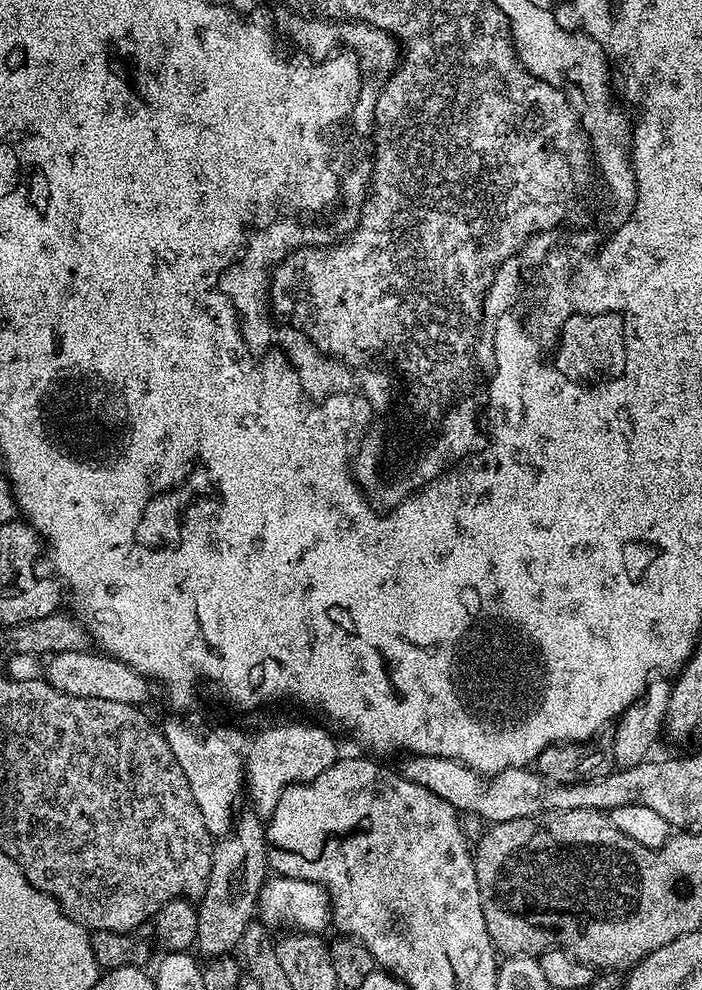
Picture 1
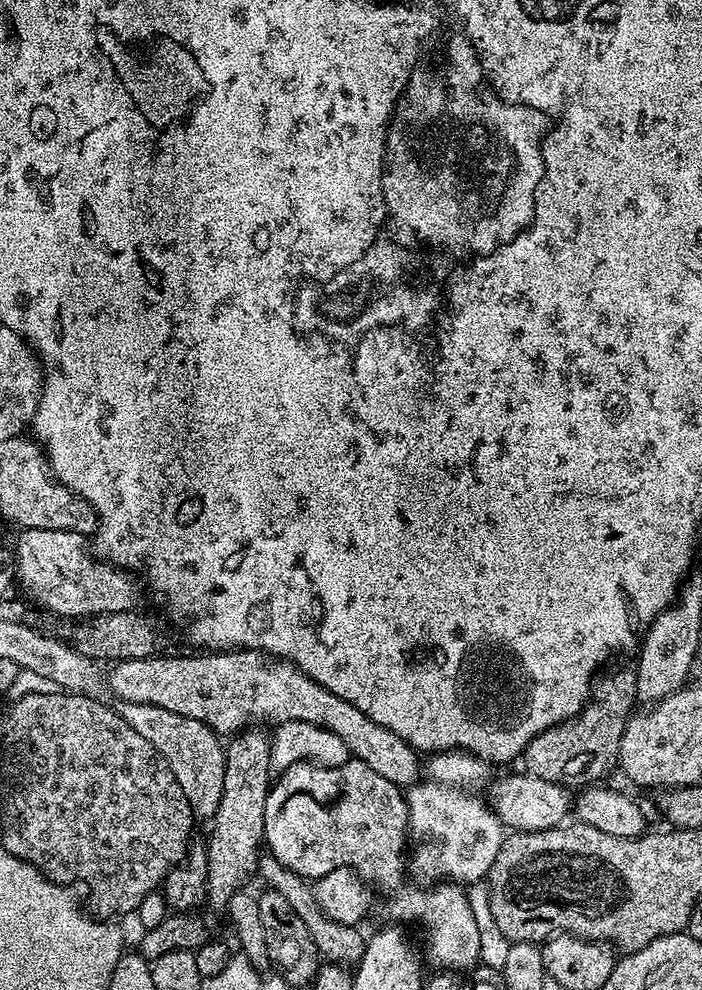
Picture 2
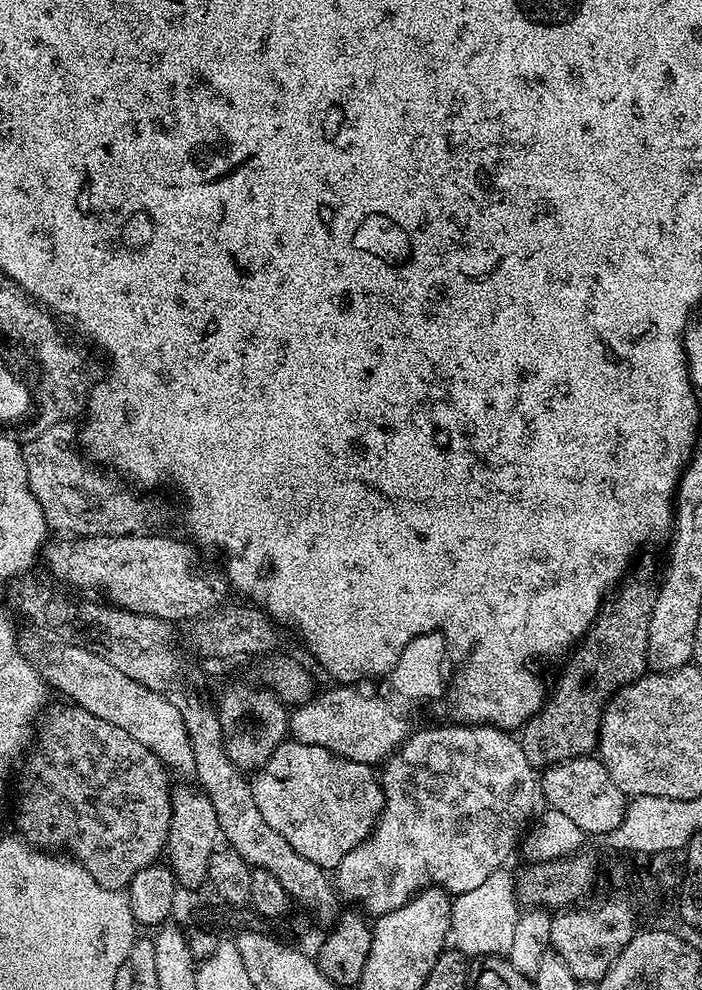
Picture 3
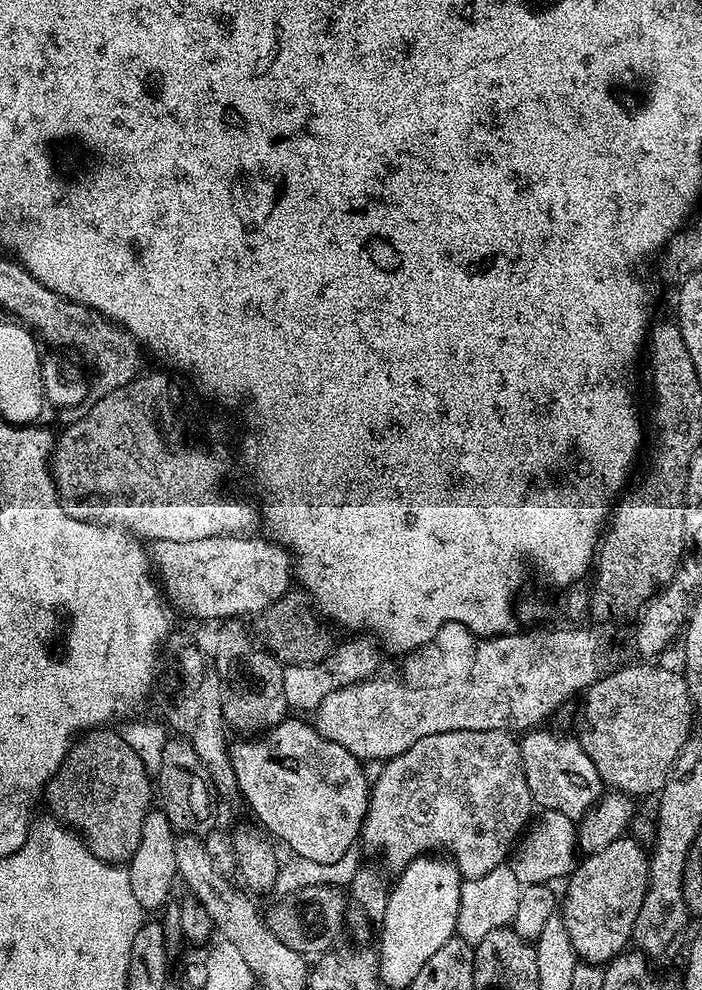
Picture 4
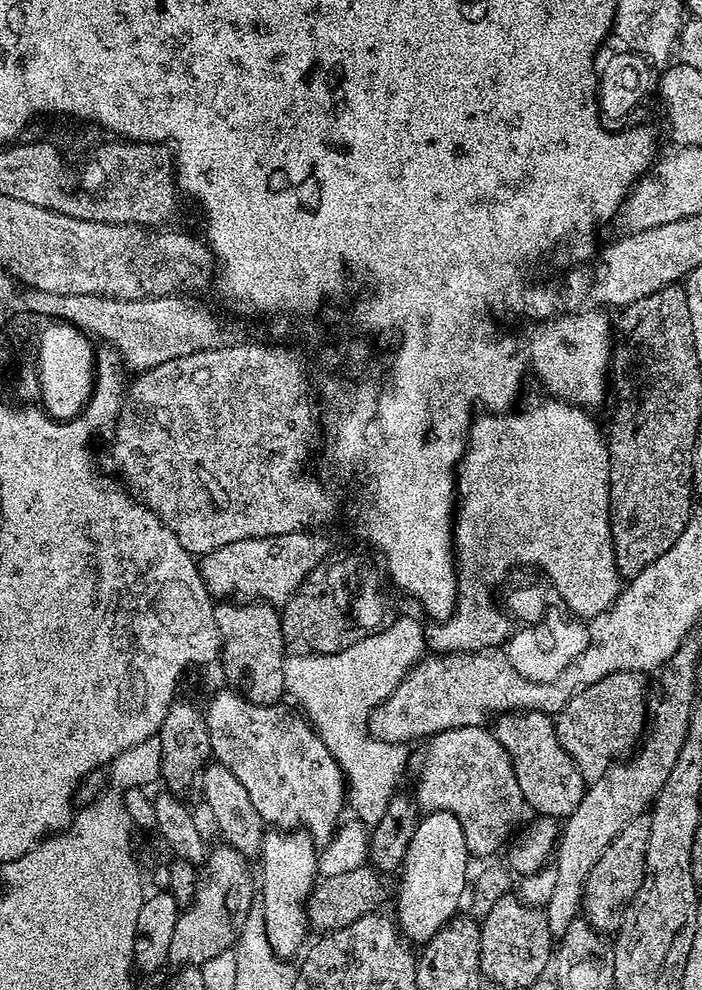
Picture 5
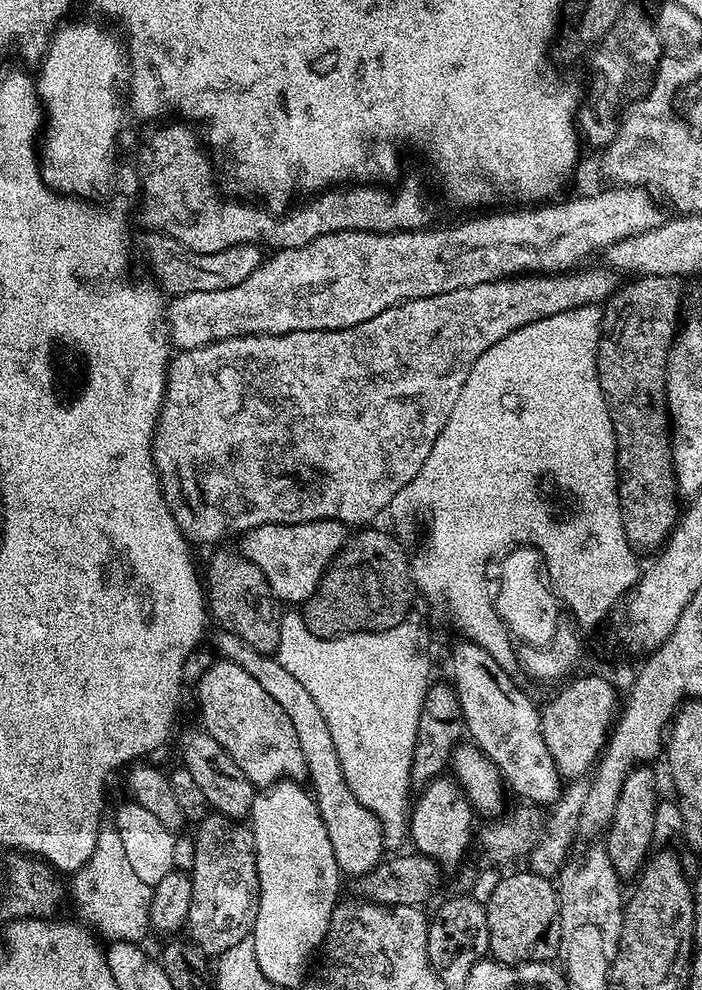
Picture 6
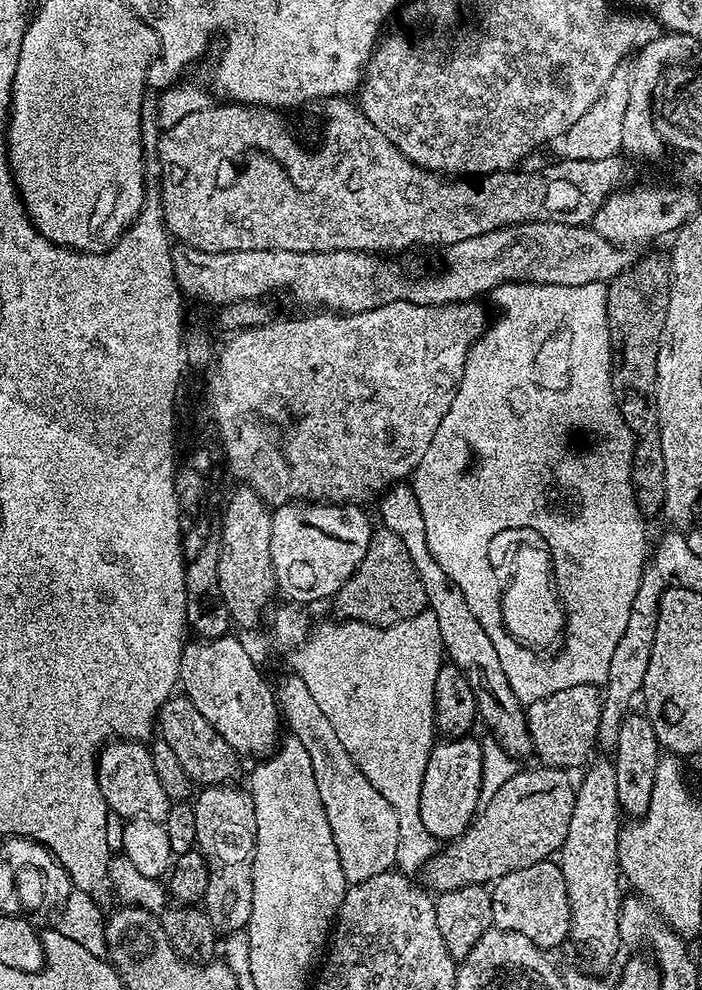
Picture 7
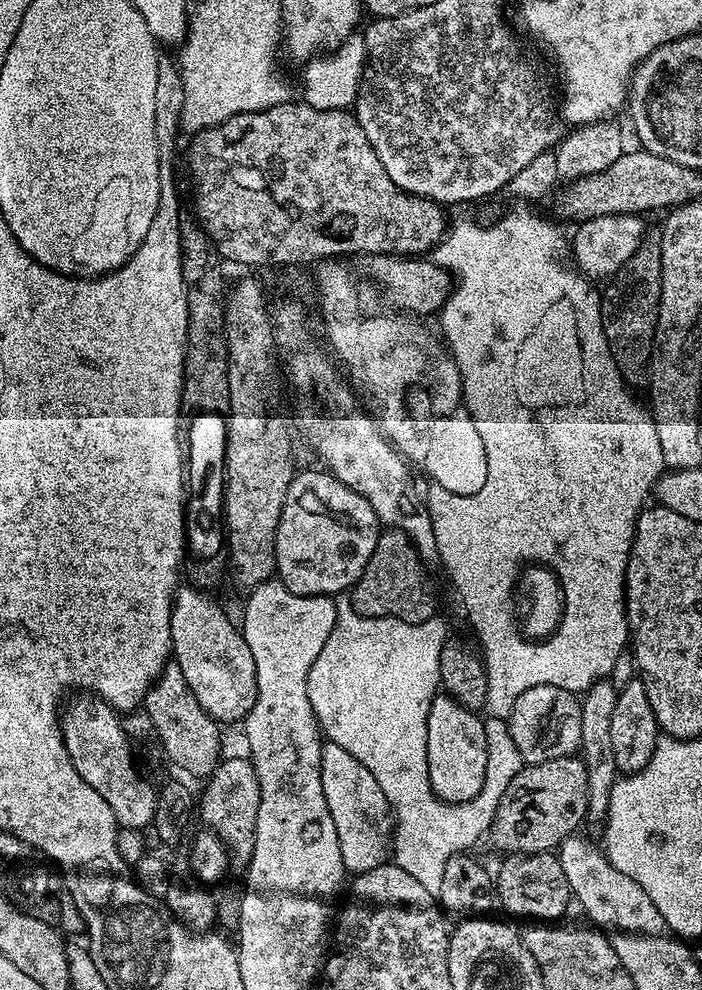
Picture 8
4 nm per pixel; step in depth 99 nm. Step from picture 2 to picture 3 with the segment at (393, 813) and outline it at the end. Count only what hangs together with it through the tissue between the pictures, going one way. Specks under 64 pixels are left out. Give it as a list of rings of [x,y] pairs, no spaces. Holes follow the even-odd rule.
[[[291,738],[278,745],[274,754],[270,754],[267,762],[251,777],[254,800],[258,804],[259,813],[266,818],[267,825],[278,830],[290,846],[308,858],[310,862],[319,864],[325,870],[335,869],[344,855],[358,846],[372,833],[376,820],[383,810],[384,796],[381,781],[373,765],[359,764],[341,756],[335,756],[330,750],[313,744],[303,744]]]

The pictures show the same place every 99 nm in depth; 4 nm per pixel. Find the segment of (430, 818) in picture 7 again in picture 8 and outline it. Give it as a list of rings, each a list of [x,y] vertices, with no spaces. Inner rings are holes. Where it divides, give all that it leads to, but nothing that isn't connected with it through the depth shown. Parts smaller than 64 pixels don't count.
[[[437,694],[430,702],[426,722],[426,758],[432,792],[440,800],[456,803],[469,800],[484,791],[488,765],[490,732],[484,729],[477,713],[463,706],[447,694]]]

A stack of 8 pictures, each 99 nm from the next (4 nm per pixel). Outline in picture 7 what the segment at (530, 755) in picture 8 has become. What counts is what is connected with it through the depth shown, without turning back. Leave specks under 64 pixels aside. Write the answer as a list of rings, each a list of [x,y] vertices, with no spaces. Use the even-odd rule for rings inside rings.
[[[597,685],[569,686],[567,690],[558,690],[558,694],[550,694],[550,698],[538,698],[538,702],[527,705],[526,715],[532,751],[537,757],[540,755],[541,765],[580,770],[589,763],[588,755],[597,747],[596,725],[600,718]]]

